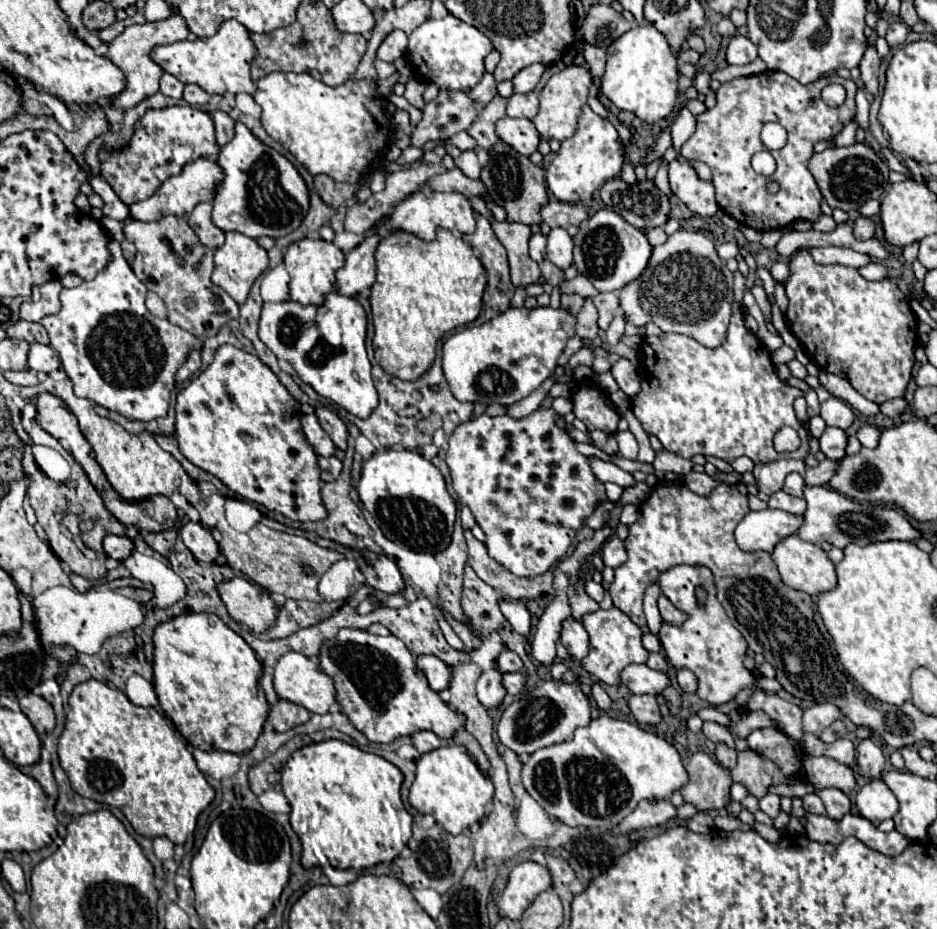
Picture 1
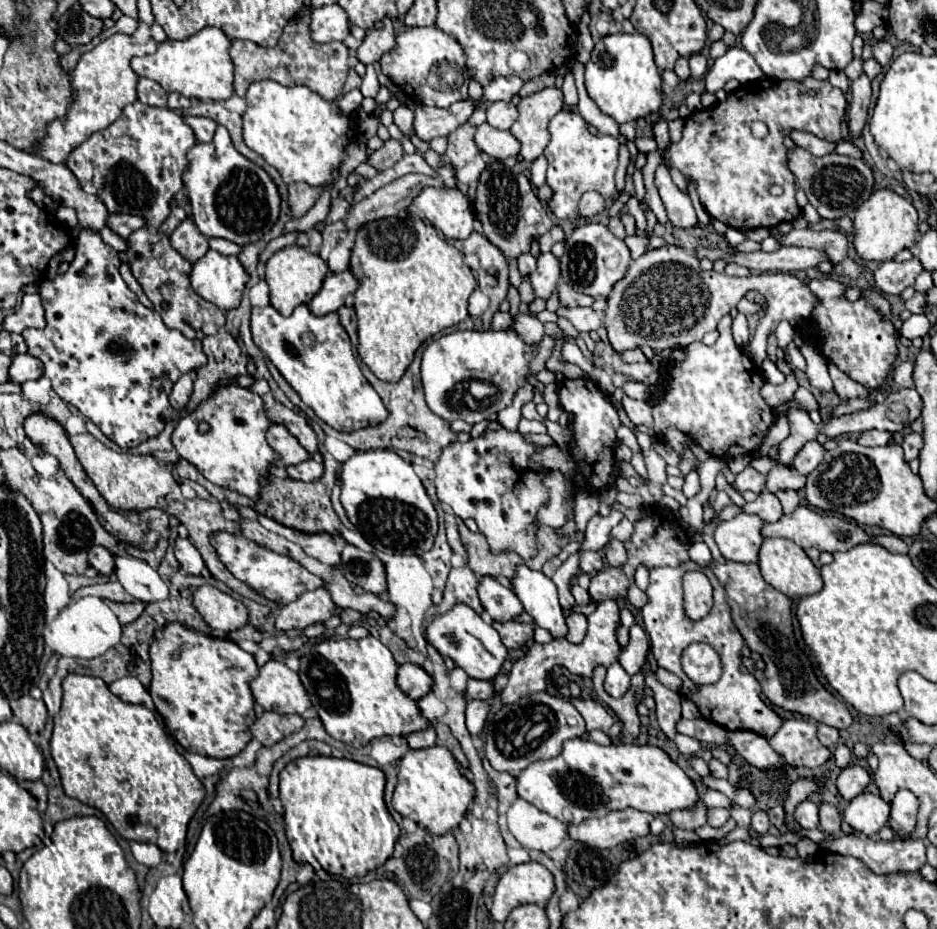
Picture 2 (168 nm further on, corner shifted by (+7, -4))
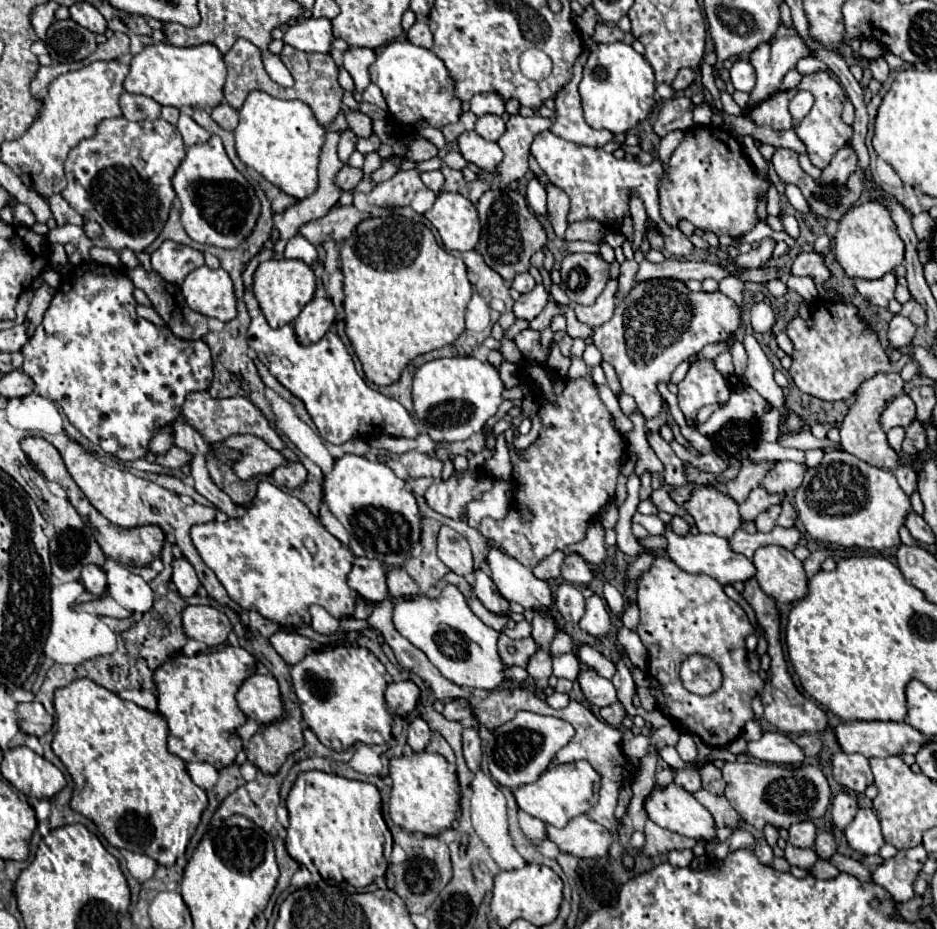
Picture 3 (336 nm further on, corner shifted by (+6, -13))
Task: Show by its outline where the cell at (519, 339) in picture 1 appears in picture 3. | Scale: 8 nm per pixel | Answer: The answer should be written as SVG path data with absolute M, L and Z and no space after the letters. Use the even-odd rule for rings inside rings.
M450 357L424 363L416 369L412 381L412 403L418 423L424 425L432 441L454 443L468 439L484 427L502 403L502 391L504 383L490 363L474 357ZM458 403L466 403L470 411L460 411Z

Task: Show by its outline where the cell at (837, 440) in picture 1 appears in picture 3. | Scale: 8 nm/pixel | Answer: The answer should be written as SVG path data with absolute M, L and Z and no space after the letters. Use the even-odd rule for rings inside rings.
M778 461L762 479L762 487L768 493L790 493L800 487L806 465L792 461Z

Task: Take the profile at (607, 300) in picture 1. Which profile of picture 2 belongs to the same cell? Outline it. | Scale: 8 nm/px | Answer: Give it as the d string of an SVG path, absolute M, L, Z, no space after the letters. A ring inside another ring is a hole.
M559 284L557 286L559 290L559 300L561 300L561 306L565 308L575 308L575 306L591 306L595 300L587 294L581 294L581 292L575 292L571 286L567 284Z

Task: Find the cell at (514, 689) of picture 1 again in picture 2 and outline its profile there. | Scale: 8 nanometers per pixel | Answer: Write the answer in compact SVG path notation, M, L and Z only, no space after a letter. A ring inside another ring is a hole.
M471 678L471 680L467 682L465 694L467 694L469 698L487 700L487 698L493 698L493 696L495 696L495 688L493 688L493 684L487 682L487 680L473 680L473 678Z

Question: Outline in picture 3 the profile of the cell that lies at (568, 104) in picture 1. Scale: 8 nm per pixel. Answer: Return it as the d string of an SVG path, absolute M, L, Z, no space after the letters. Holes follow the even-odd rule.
M512 115L506 121L504 135L496 141L504 153L504 159L492 171L480 171L478 179L498 187L508 187L512 181L522 179L528 171L528 153L532 139L540 131L546 131L550 125L552 121L540 115Z

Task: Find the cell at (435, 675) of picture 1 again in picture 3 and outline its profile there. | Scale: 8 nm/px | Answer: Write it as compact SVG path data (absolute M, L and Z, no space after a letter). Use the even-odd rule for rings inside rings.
M398 681L398 683L390 683L386 687L386 693L384 693L384 699L388 703L388 709L394 713L394 715L400 715L404 717L406 713L410 713L418 699L420 699L420 691L418 687L412 683L412 681Z

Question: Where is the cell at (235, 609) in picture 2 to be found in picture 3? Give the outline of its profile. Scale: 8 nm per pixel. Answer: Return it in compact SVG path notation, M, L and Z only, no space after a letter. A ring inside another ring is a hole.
M190 605L182 611L182 627L190 639L196 639L206 647L222 645L232 631L232 625L222 611L202 605Z

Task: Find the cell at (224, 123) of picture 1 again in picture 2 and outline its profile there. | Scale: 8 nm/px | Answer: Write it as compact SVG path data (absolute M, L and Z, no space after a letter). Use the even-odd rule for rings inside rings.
M185 116L185 122L193 128L197 142L211 142L217 122L211 118L199 118L199 116Z

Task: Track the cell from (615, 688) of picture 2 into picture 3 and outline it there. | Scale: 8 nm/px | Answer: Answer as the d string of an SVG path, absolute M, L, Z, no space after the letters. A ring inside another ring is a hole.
M592 667L578 673L578 683L580 683L580 689L590 705L606 707L606 705L612 705L618 701L612 681L598 675L596 669L592 669Z

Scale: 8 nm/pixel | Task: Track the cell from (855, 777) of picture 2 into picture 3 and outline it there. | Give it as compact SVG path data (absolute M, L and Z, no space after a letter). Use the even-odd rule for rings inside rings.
M846 791L834 795L834 799L832 799L832 821L840 831L846 829L846 825L854 819L856 811L858 811L856 795L848 795Z

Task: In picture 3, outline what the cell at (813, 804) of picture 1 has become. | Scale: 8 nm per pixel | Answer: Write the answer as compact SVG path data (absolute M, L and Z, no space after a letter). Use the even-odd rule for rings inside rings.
M804 821L804 823L796 823L792 827L788 827L788 843L794 847L812 847L816 839L816 827L812 821Z

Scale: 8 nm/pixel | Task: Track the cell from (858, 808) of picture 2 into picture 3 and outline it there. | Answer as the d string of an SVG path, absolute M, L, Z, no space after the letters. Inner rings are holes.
M858 809L854 821L844 829L844 835L848 845L862 855L876 855L884 845L880 823L872 809Z

